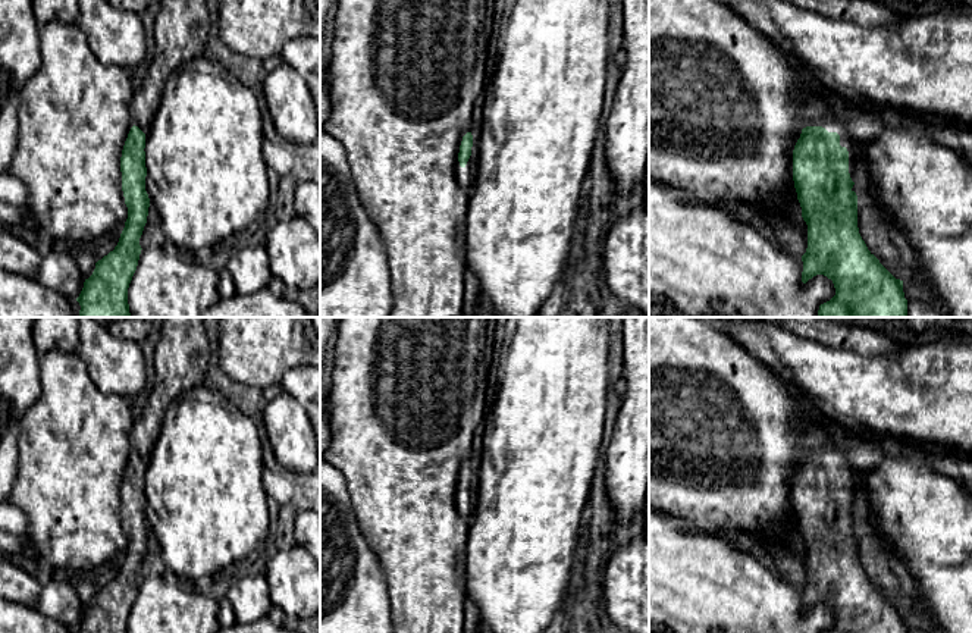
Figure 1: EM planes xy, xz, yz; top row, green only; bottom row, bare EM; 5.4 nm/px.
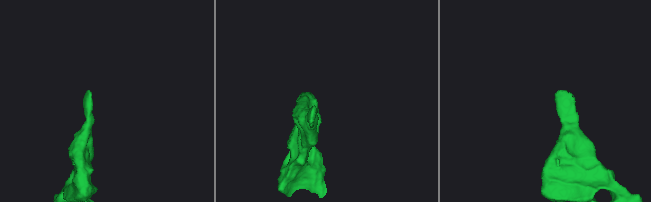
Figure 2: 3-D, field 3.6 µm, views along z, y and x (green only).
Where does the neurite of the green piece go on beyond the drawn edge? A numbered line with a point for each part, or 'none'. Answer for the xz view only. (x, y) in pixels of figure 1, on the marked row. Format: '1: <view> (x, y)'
1: xz (470, 168)

